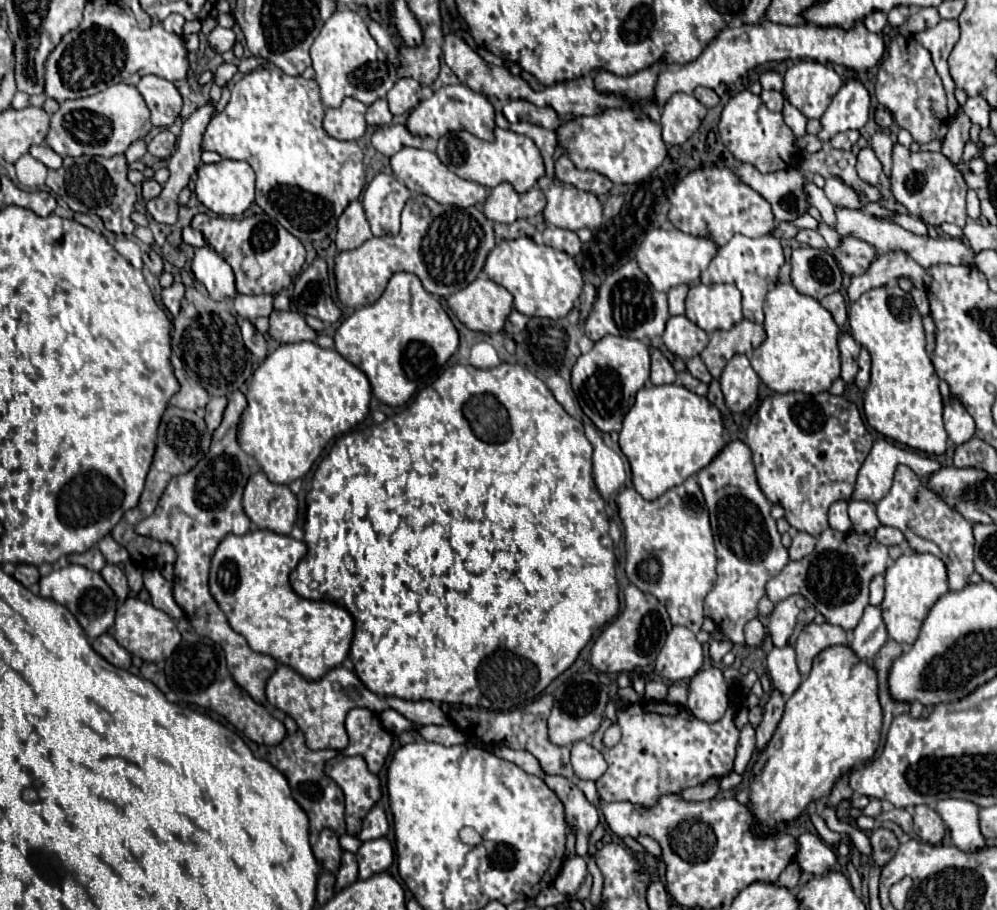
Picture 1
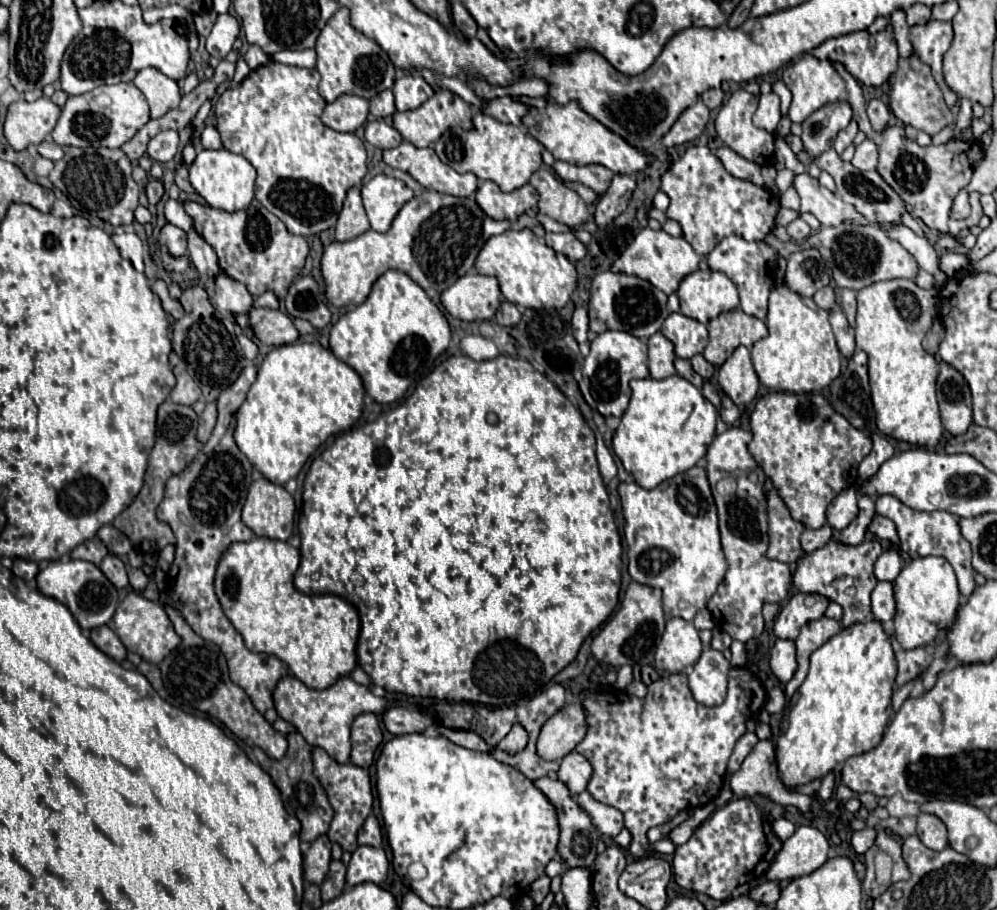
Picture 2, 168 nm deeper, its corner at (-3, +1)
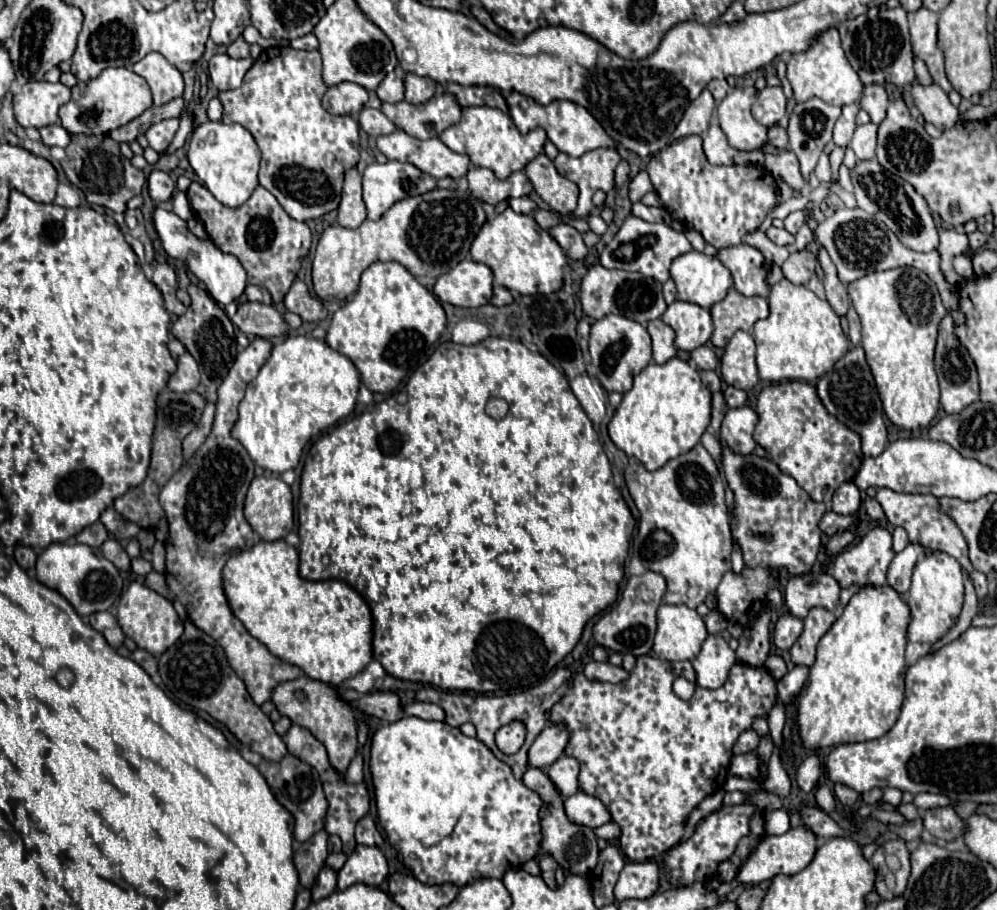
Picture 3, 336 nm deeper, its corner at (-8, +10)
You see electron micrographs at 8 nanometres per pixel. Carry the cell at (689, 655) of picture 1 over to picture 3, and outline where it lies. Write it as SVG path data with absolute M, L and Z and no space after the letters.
M661 604L657 610L657 632L653 652L661 660L693 660L707 638L703 618L687 606Z

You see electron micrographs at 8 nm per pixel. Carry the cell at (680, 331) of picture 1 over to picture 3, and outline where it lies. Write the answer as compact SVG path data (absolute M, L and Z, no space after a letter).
M675 300L663 314L663 322L675 330L675 348L695 350L707 344L713 334L713 322L707 308Z

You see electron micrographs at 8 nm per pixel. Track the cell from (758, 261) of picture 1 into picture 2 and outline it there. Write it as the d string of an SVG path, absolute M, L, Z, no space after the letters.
M730 235L722 239L714 251L708 255L708 265L712 271L722 271L728 275L728 279L734 281L740 293L740 309L748 315L754 315L758 319L766 319L766 307L768 307L768 295L774 287L772 279L772 267L776 269L778 253L764 241L746 241L740 235Z

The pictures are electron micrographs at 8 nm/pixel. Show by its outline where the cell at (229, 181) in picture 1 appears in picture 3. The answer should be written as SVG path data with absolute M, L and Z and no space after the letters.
M203 122L199 124L189 140L187 158L199 180L207 190L225 206L237 208L245 204L251 192L257 188L257 170L261 152L255 144L255 138L241 124L223 124L223 122Z

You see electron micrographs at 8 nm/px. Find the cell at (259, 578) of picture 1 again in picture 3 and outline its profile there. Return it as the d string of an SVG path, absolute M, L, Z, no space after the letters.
M261 540L251 550L231 556L223 570L223 586L233 614L243 622L247 632L255 636L261 644L265 644L273 656L287 664L299 666L313 680L339 686L341 682L359 674L373 660L373 616L367 602L347 582L303 580L299 576L297 550L285 544L285 540Z

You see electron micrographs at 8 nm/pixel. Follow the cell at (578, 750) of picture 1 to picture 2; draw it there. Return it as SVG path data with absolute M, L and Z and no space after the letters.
M572 751L560 761L558 779L564 781L570 789L570 793L576 797L578 793L582 793L588 787L592 773L594 773L594 769L592 769L590 761L582 753Z

